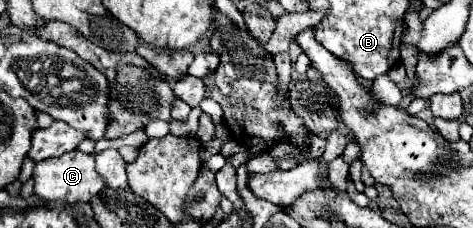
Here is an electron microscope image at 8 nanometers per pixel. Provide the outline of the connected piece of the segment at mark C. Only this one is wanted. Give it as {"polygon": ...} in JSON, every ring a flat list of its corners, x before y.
{"polygon":[[81,150,67,152,59,158,43,160,35,166,33,172,35,180,35,194,43,200,65,200,65,202,89,202,97,192,105,188,105,180,97,176,95,172,95,160,93,154,85,154]]}

